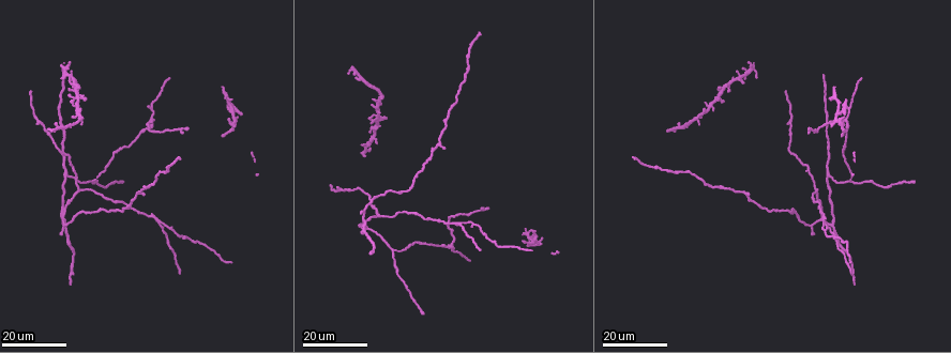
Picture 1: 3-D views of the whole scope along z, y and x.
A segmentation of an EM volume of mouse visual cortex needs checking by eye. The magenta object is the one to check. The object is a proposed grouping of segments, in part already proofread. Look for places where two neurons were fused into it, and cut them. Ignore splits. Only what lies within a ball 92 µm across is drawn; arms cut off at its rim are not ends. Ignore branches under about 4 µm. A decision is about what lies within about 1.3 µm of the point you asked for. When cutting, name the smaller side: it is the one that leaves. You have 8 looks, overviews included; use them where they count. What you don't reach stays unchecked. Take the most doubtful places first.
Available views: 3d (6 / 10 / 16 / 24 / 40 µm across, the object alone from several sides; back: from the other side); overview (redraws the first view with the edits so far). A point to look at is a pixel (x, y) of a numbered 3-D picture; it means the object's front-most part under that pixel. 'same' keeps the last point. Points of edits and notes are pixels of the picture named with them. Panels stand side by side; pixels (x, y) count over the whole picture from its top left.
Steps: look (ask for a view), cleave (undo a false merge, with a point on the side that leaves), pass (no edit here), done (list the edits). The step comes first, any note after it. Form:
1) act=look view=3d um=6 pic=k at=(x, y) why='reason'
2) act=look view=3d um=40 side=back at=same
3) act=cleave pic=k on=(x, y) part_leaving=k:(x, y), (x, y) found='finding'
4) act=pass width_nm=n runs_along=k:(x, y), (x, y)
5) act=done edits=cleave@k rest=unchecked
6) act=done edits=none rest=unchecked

act=look view=3d um=24 pic=1 at=(828, 175) why='four-way junction'

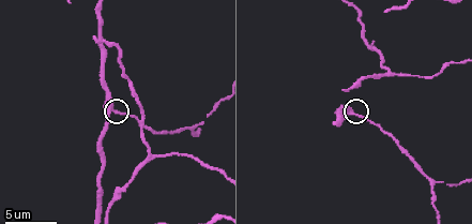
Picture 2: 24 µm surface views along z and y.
act=look view=3d um=6 pic=2 at=(351, 110)

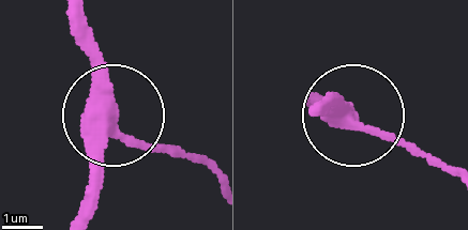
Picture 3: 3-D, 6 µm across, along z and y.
act=pass width_nm=350 runs_along=3:(75, 215), (89, 143), (109, 103), (89, 24) found='one neuron here'

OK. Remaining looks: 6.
act=look view=3d um=16 pic=1 at=(846, 121) why='looks like a crossing'

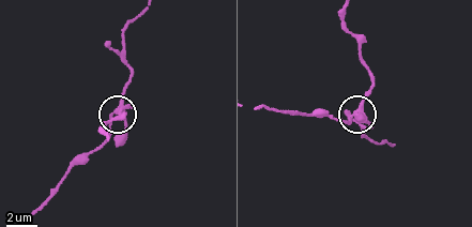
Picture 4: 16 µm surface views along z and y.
act=look view=3d um=10 pic=4 at=(361, 109)

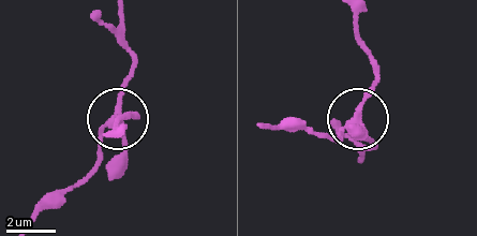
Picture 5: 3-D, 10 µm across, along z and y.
act=pass side_arm_um=17 runs_along=5:(261, 122), (341, 135), (359, 118), (372, 145) found='all the same neuron'

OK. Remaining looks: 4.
act=look view=3d um=16 pic=2 at=(394, 74) why='side arm on a straight run'

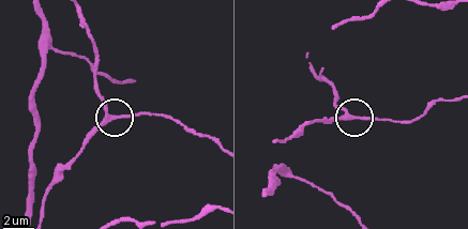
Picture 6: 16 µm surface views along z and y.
act=pass width_nm=250 runs_along=6:(274, 141), (293, 136), (312, 122), (391, 119) found='one neuron here'

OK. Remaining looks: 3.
act=look view=3d um=16 pic=1 at=(63, 218) why='three-way junction'

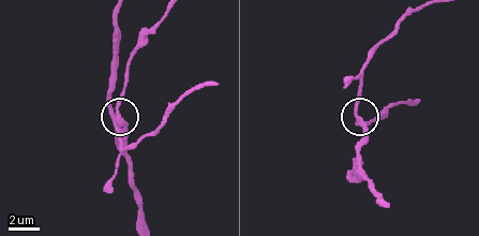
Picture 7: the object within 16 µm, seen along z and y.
act=look view=3d um=10 pic=7 at=(360, 122)

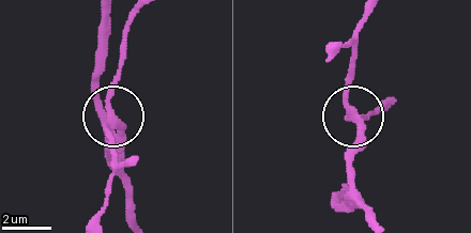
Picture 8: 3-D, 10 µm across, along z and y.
act=look view=3d um=6 pic=8 at=(349, 115)

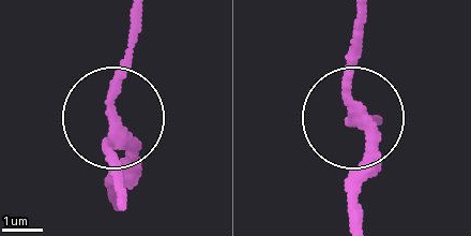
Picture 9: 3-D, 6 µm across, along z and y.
act=pass runs_along=9:(352, 212), (363, 141), (352, 32) found='all the same neuron'

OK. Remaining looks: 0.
act=done edits=none rest=unchecked

